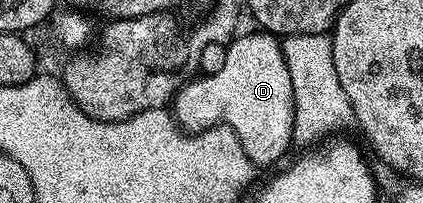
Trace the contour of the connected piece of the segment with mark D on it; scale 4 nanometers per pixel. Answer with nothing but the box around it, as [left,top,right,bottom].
[173,31,293,167]

